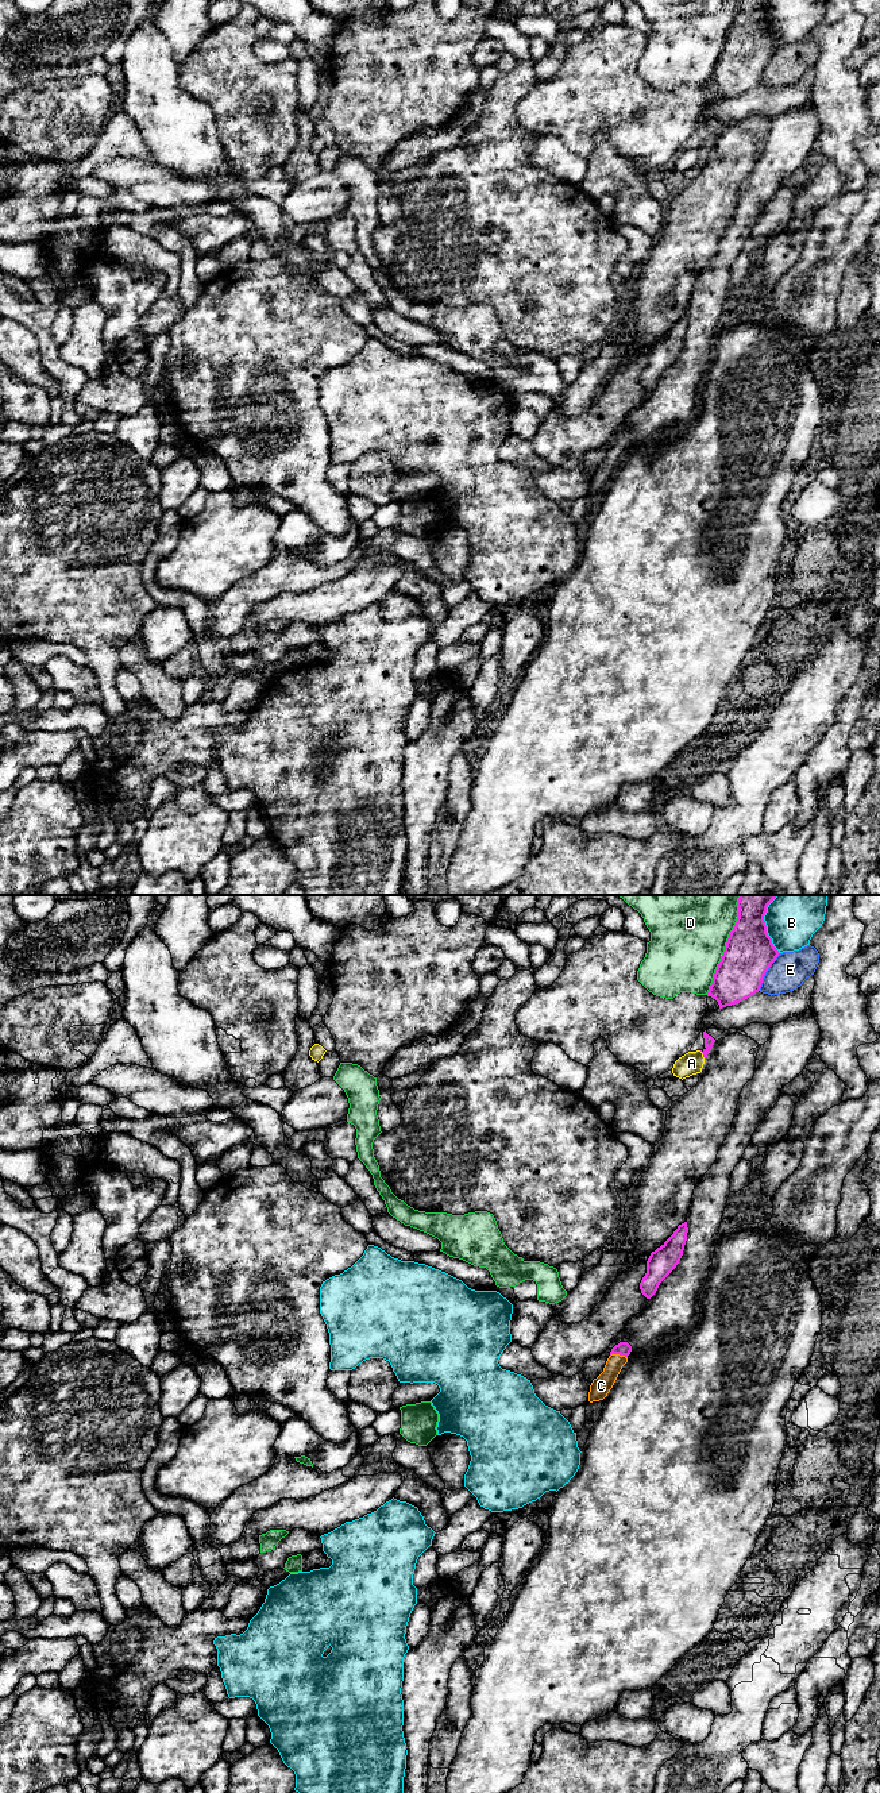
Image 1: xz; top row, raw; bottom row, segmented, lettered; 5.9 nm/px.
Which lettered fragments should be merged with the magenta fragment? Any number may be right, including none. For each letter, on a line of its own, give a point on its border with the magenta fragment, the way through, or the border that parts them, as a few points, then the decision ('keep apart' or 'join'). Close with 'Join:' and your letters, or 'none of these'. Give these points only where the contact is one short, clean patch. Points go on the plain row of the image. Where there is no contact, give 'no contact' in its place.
A: contact xz (703, 147); border xz (699, 143), (705, 151); keep apart
B: contact xz (765, 23); keep apart
C: contact xz (617, 446); way xz (622, 440), (617, 446), (617, 452), (601, 478); join
D: contact xz (725, 43); keep apart
E: contact xz (765, 64); keep apart
Join: C

